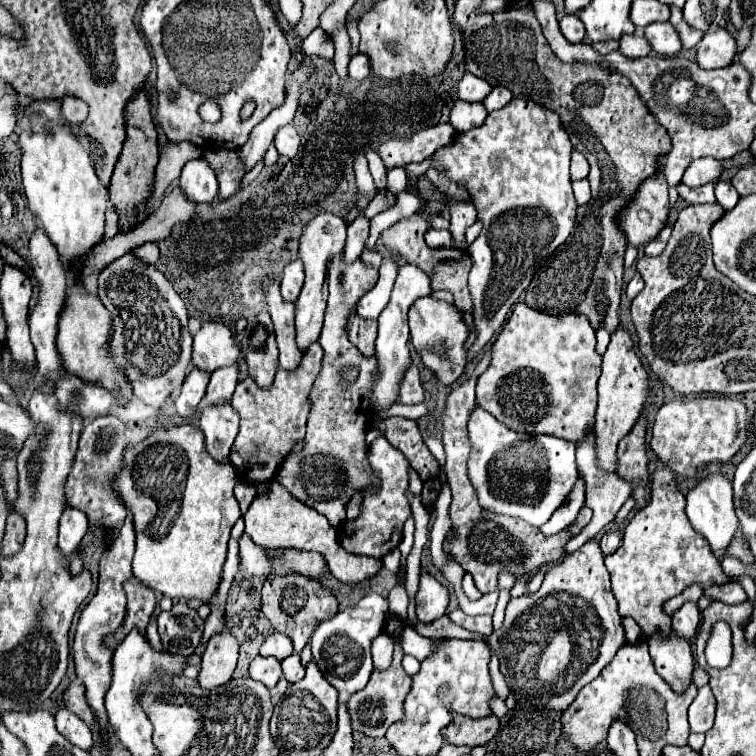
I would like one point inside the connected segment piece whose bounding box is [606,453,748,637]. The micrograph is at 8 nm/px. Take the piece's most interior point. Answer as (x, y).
(661, 555)

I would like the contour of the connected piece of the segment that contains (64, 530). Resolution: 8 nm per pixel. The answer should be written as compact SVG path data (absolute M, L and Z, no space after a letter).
M66 507L58 527L58 549L64 559L68 559L78 549L86 531L88 531L88 519L84 519L84 513Z

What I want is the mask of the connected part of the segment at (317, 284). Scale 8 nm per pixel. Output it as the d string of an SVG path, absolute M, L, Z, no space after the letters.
M318 213L304 229L304 235L300 235L300 259L304 263L306 281L294 305L296 305L296 343L302 353L306 353L308 347L320 339L328 297L328 263L332 261L332 255L338 255L344 249L344 243L346 243L346 223L342 217L330 213Z

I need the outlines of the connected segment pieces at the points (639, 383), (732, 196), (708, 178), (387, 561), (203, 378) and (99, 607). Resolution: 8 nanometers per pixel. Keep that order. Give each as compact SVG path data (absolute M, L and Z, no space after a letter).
M618 329L612 335L612 341L602 357L602 375L598 381L598 409L596 409L596 457L598 457L598 467L606 473L616 473L618 459L616 459L616 447L618 441L630 431L632 423L640 417L642 409L646 407L648 401L648 375L636 357L632 349L632 337L626 329Z
M718 181L716 183L716 203L724 209L724 211L730 211L736 203L738 203L738 193L736 189L728 183L728 181Z
M712 157L694 159L684 173L684 183L688 187L700 187L704 183L716 181L722 171L724 171L722 161L718 161L718 159L712 159Z
M400 549L390 551L390 553L382 559L382 563L384 563L384 567L386 567L386 569L390 569L390 571L398 573L398 567L400 567Z
M192 369L190 375L184 379L180 395L176 397L176 411L180 417L188 419L196 413L196 407L206 393L208 379L210 379L210 373L200 371L200 369Z
M128 515L118 537L112 541L112 545L108 545L106 553L102 553L98 591L92 597L92 601L84 607L80 621L78 621L78 627L76 627L76 639L74 639L76 675L86 685L86 699L92 705L92 709L96 711L96 717L100 719L100 727L106 727L106 723L108 723L106 709L104 709L104 695L110 687L110 659L112 659L112 653L102 645L102 637L104 637L104 633L116 631L120 627L120 623L124 621L126 595L124 595L122 585L126 579L132 577L130 565L132 565L132 555L134 555L134 539L136 539L134 525L132 525L132 519Z

